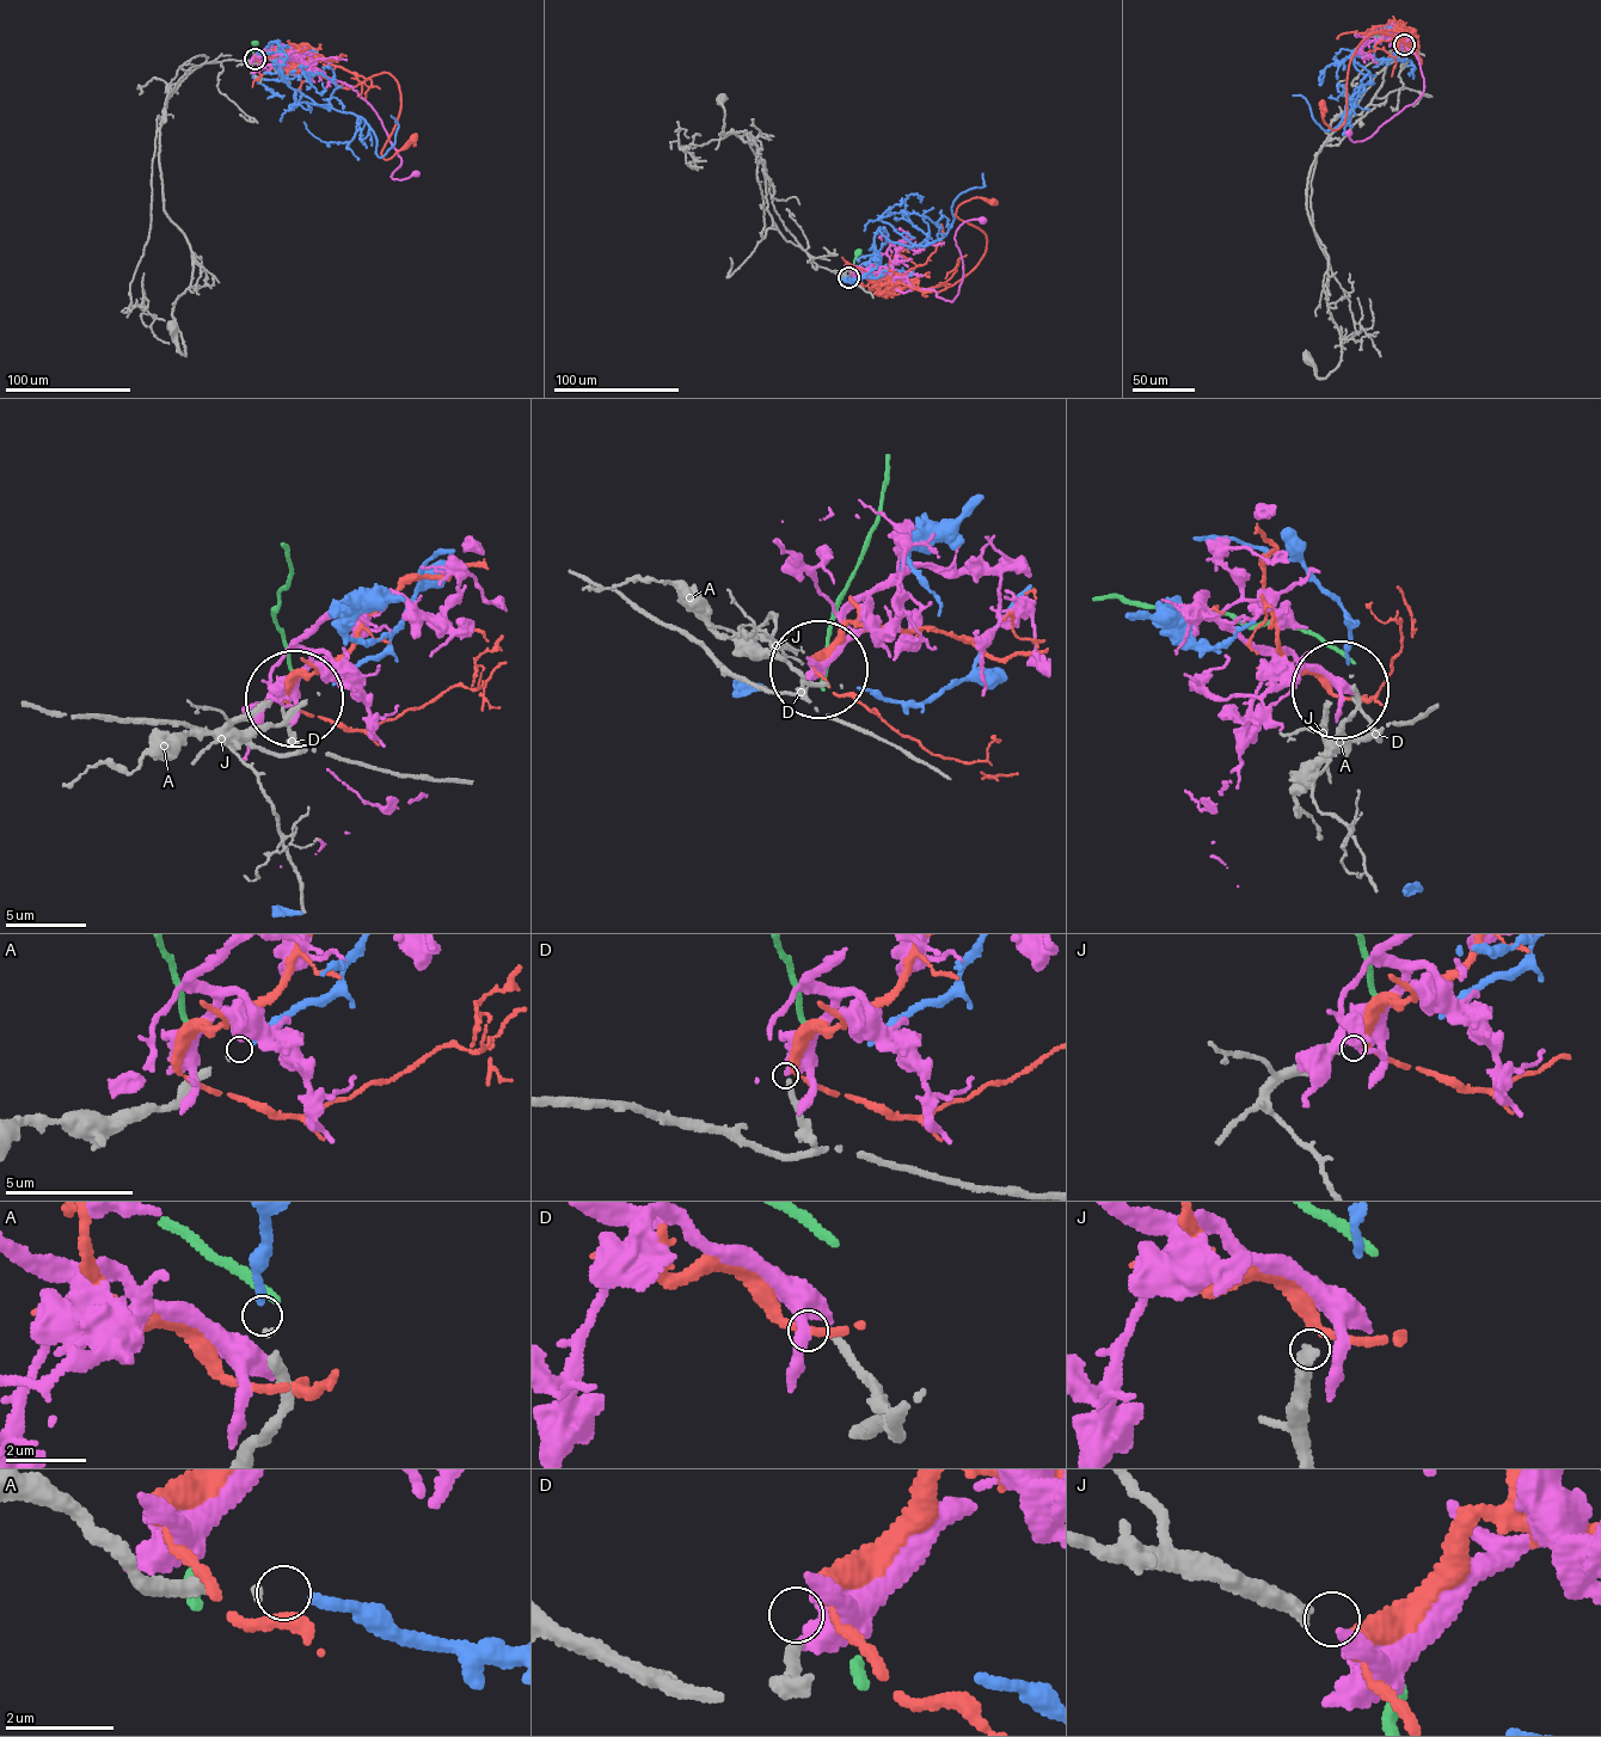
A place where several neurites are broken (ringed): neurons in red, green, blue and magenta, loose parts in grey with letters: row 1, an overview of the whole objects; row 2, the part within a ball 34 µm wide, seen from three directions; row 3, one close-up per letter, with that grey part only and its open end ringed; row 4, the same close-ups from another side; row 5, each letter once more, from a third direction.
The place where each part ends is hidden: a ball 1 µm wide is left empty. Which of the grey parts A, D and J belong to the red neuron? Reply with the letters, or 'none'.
J

